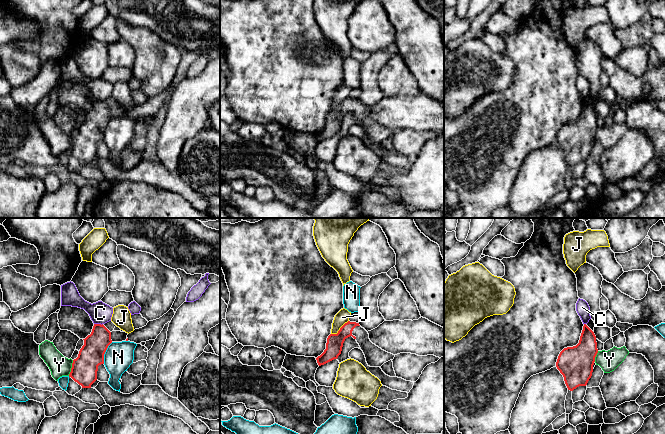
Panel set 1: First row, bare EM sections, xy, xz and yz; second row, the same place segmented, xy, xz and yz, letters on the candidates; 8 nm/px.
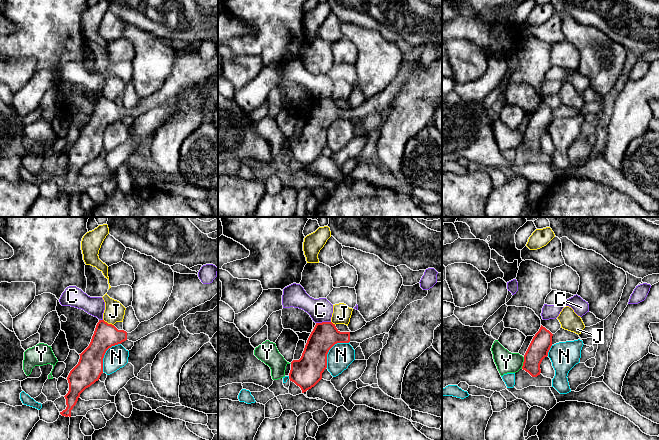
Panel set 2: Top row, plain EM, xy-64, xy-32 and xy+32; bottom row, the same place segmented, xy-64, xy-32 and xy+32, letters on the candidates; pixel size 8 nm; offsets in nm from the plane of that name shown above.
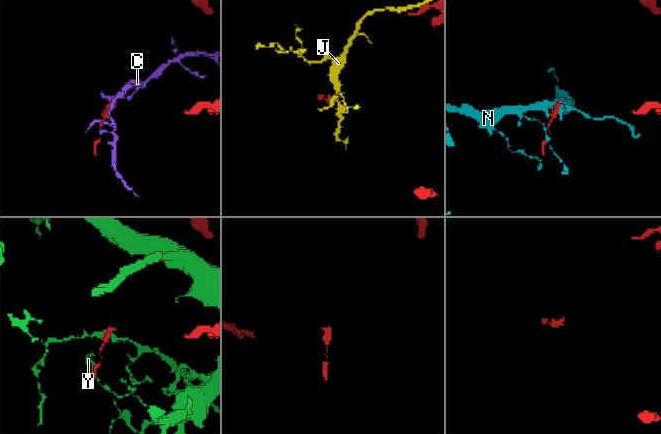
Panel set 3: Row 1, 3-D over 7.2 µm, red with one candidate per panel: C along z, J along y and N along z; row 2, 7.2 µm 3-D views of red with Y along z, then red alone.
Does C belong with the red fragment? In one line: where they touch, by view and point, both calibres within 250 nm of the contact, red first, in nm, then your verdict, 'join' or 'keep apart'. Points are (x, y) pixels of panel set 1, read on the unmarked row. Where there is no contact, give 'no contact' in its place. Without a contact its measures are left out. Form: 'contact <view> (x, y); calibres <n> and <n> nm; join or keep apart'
contact xy (98, 100); calibres 200 and 180 nm; keep apart

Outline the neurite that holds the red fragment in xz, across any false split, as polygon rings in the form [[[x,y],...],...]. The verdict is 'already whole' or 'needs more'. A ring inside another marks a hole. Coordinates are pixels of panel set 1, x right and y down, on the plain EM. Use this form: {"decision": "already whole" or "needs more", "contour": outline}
{"decision": "needs more", "contour": [[[348,97],[337,110],[330,110],[327,114],[326,125],[316,134],[319,142],[324,141],[341,130],[343,119],[346,114],[352,112],[363,127],[366,138],[370,143],[381,143],[384,139],[393,136],[395,131],[388,129],[369,115],[368,108],[359,99]]]}

